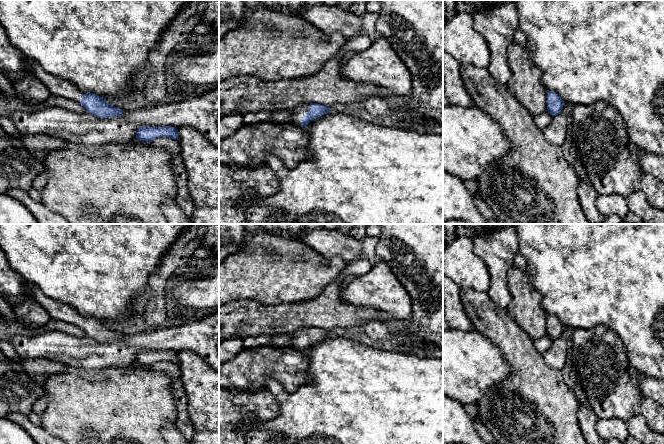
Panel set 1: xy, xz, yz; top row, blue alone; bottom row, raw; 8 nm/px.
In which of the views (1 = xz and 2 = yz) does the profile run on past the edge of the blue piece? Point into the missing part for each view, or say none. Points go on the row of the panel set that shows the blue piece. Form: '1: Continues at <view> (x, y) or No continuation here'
1: Continues at xz (297, 113)
2: No continuation here

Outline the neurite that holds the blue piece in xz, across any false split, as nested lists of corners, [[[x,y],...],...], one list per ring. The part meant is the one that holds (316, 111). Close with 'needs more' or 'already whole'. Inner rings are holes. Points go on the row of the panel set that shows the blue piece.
[[[301,104],[291,110],[291,123],[306,127],[314,119],[320,118],[321,116],[328,114],[330,107],[321,104]]] | needs more

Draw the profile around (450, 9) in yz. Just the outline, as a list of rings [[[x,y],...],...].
[[[443,0],[443,26],[458,12],[455,0]]]

